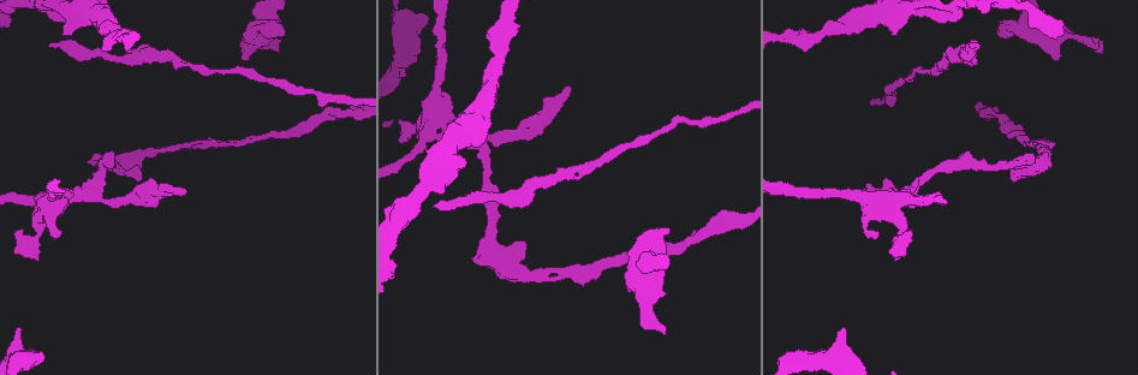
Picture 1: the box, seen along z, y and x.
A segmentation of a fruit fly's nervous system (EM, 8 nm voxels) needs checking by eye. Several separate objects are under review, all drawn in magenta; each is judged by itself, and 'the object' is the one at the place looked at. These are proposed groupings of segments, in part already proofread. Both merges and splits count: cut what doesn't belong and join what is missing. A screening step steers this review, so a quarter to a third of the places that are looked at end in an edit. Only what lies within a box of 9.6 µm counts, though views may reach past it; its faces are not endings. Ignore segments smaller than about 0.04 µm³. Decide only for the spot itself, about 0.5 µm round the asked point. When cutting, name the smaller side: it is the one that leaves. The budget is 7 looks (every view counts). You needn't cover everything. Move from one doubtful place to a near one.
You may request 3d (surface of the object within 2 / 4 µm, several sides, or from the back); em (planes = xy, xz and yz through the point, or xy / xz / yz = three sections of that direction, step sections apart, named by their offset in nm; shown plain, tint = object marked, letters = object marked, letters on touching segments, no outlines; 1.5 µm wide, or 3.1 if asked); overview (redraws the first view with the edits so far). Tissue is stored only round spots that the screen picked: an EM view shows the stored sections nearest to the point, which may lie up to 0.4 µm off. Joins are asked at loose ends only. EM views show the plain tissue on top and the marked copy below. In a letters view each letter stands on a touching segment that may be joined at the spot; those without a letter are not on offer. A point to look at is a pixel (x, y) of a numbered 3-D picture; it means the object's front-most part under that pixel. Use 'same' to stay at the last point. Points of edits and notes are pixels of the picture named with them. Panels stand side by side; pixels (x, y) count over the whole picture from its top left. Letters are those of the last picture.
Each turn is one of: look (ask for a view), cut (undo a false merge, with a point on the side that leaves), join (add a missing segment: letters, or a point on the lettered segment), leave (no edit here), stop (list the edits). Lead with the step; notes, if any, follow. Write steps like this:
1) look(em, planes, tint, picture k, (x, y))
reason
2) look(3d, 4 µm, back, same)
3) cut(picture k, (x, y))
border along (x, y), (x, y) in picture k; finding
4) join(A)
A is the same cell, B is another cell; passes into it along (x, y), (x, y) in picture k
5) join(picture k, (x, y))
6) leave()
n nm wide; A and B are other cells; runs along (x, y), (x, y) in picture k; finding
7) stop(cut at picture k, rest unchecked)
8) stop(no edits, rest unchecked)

look(em, xz, step 4, letters, picture 1, (897, 259))
free end

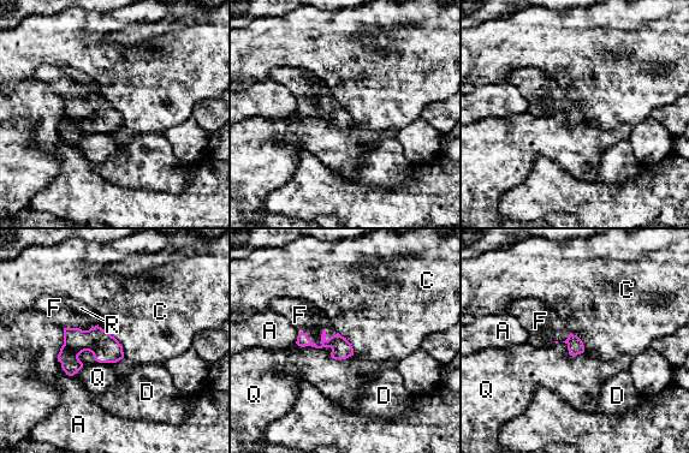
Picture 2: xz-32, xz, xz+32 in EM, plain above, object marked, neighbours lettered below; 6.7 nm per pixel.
join(F)
F is the same cell, A, C, D, Q and R are other cells; passes into it along (104, 346), (72, 328), (54, 308) in picture 2; it goes on there

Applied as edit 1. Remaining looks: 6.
look(overview)
redraw

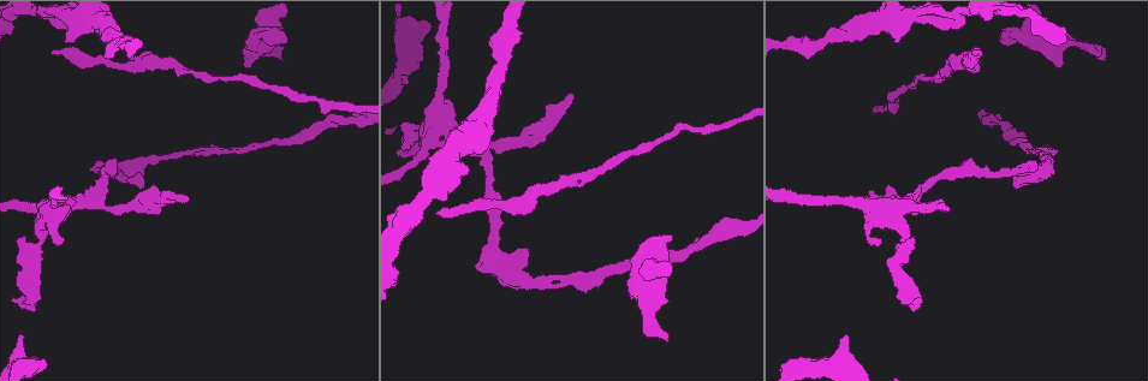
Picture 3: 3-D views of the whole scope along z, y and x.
look(em, planes, letters, picture 3, (846, 334))

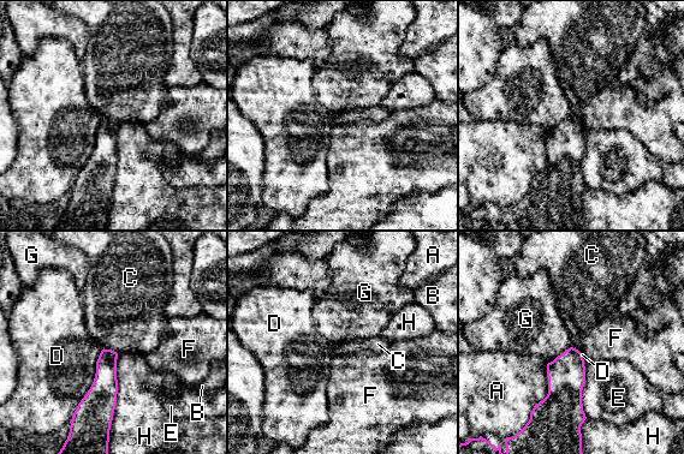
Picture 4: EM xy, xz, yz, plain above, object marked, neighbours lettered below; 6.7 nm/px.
leave()
A, B, C, D, E, F, G and H are other cells; border along (103, 347), (111, 348), (117, 353) in picture 4; none of them fits

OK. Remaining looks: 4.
look(3d, 4 µm, picture 3, (185, 201))
free end

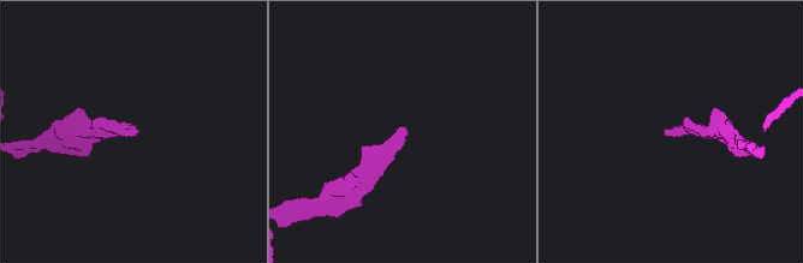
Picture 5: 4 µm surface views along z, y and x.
look(em, xz, step 8, tint, picture 5, (135, 136))

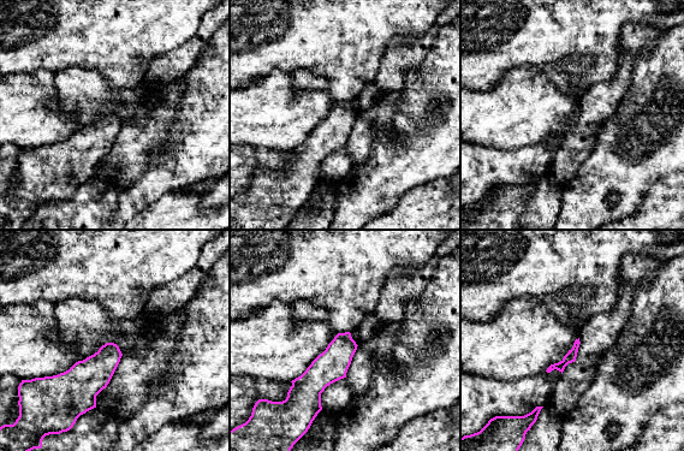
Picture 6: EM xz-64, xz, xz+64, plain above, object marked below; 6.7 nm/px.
look(em, xz, step 8, letters, same)
what lies round it

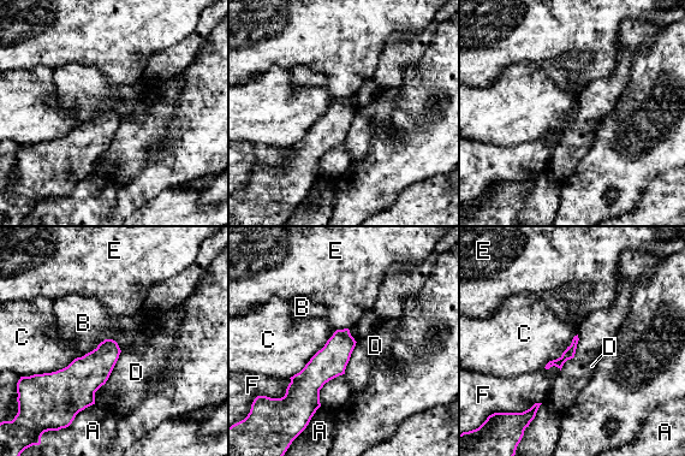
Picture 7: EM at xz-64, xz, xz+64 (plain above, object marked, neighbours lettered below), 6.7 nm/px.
leave()
A, B, C, D, E and F are other cells; border along (337, 330), (310, 360), (289, 378) in picture 7; none of them fits

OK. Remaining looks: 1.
stop(join at picture 2, rest unchecked)

